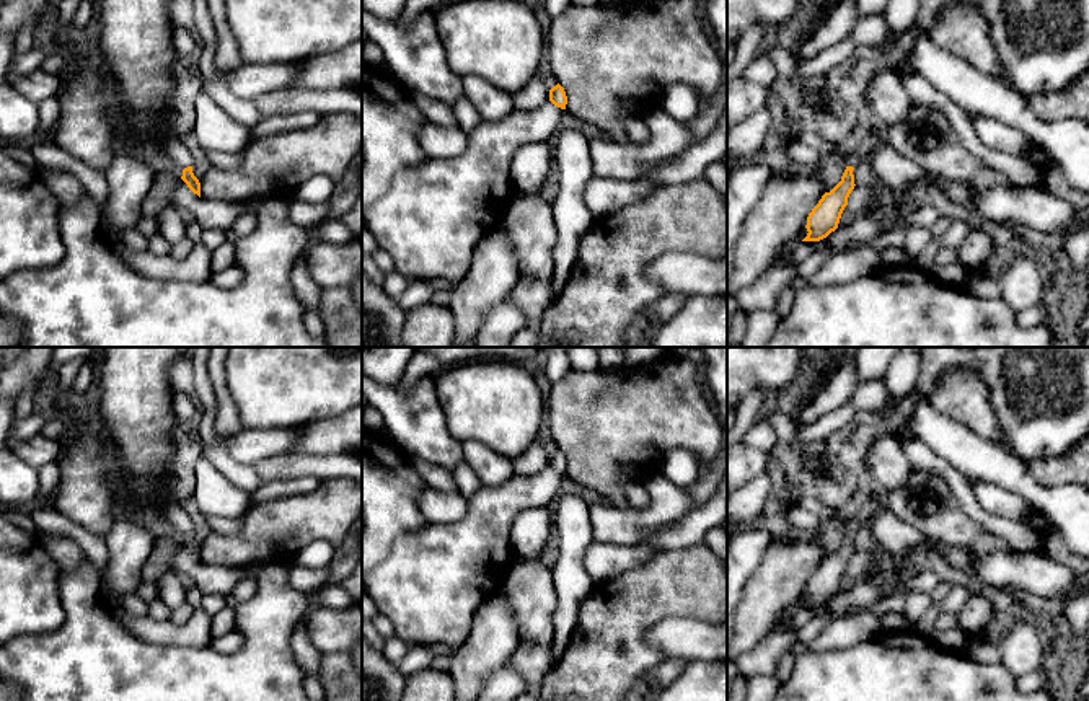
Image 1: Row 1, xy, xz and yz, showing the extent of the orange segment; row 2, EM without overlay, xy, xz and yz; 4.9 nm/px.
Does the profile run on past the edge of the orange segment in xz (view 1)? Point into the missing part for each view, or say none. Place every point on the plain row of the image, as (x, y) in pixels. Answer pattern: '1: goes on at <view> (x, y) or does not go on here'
1: does not go on here

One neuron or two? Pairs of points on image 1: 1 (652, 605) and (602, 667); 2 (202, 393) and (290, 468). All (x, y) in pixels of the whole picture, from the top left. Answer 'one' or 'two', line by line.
1: one
2: one

